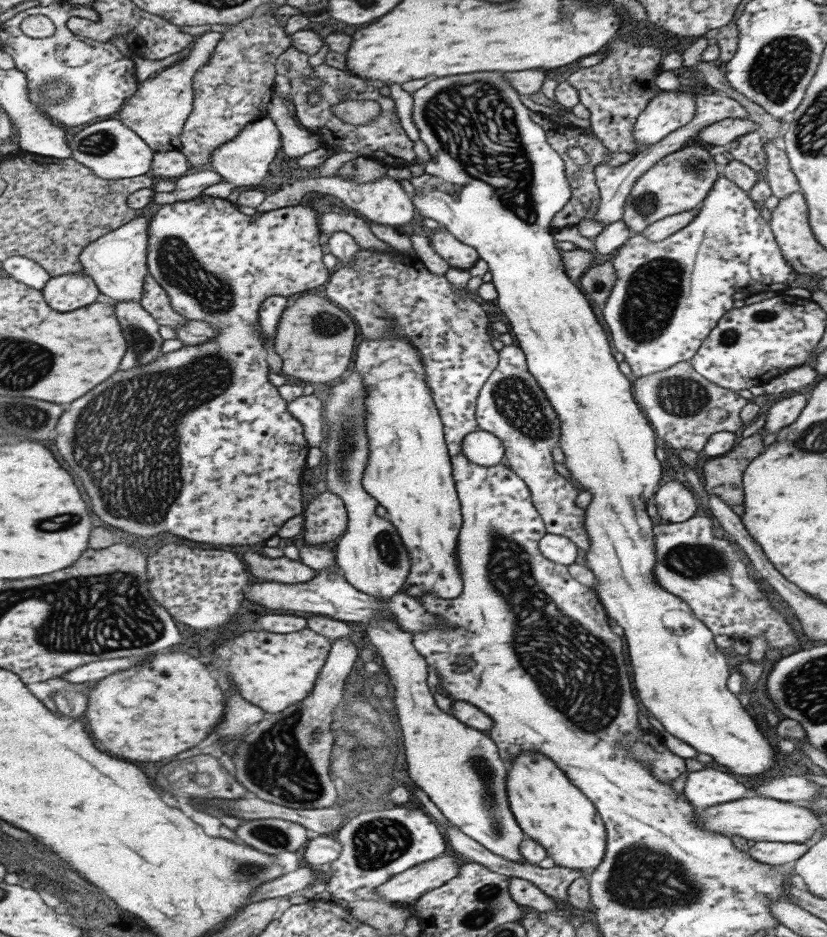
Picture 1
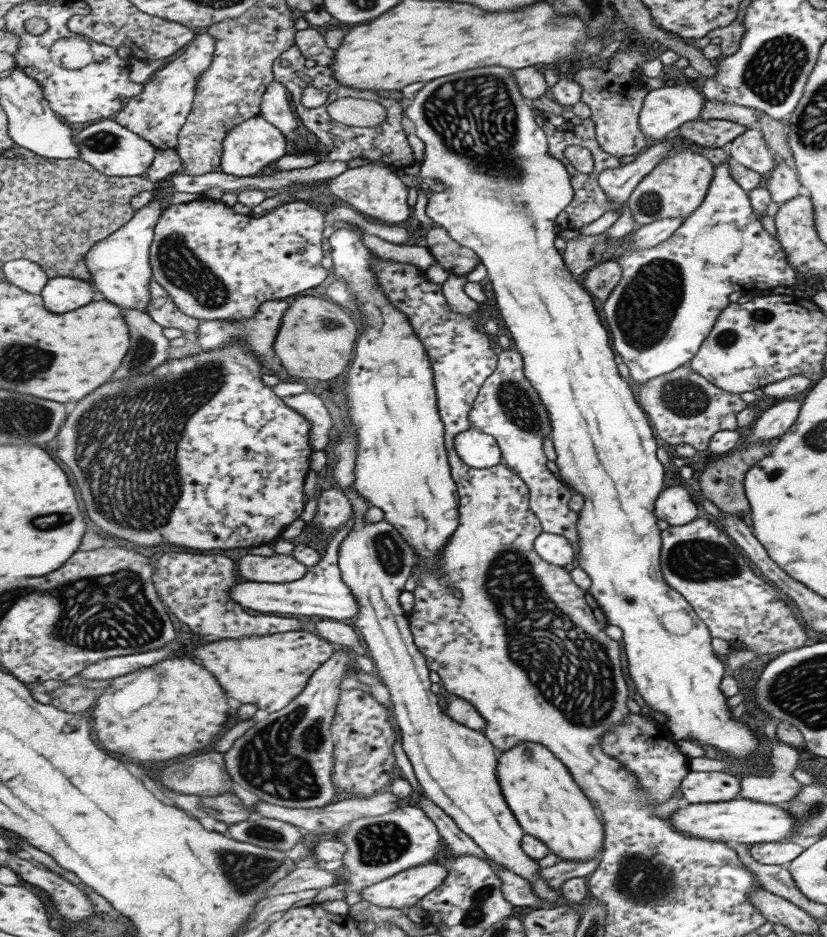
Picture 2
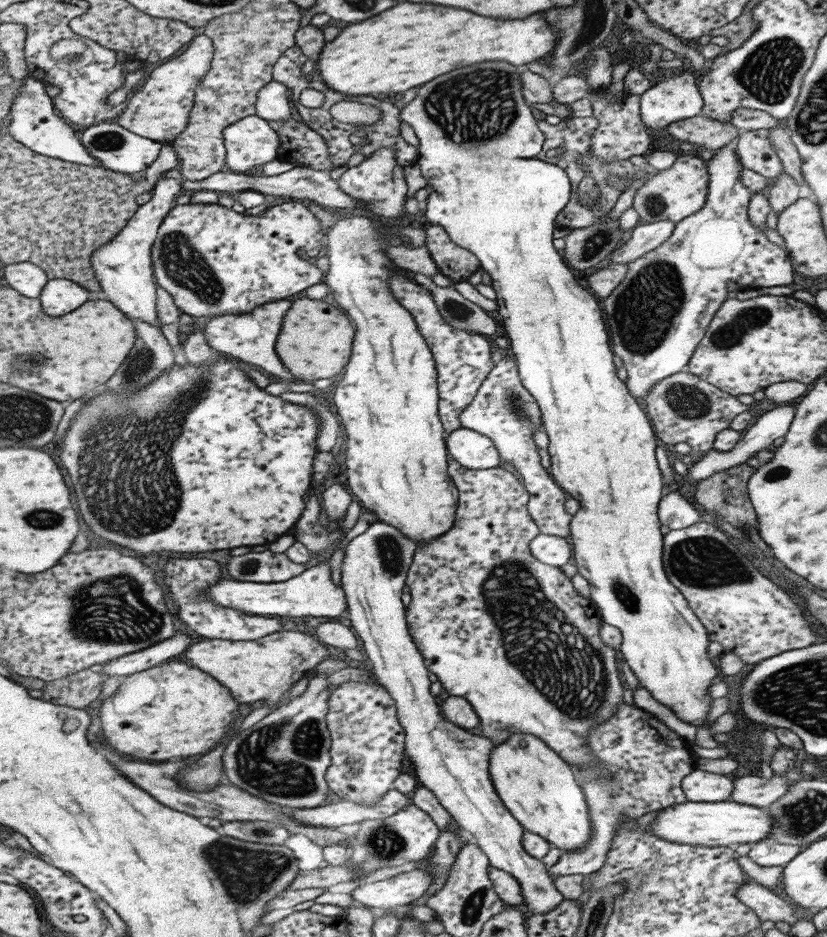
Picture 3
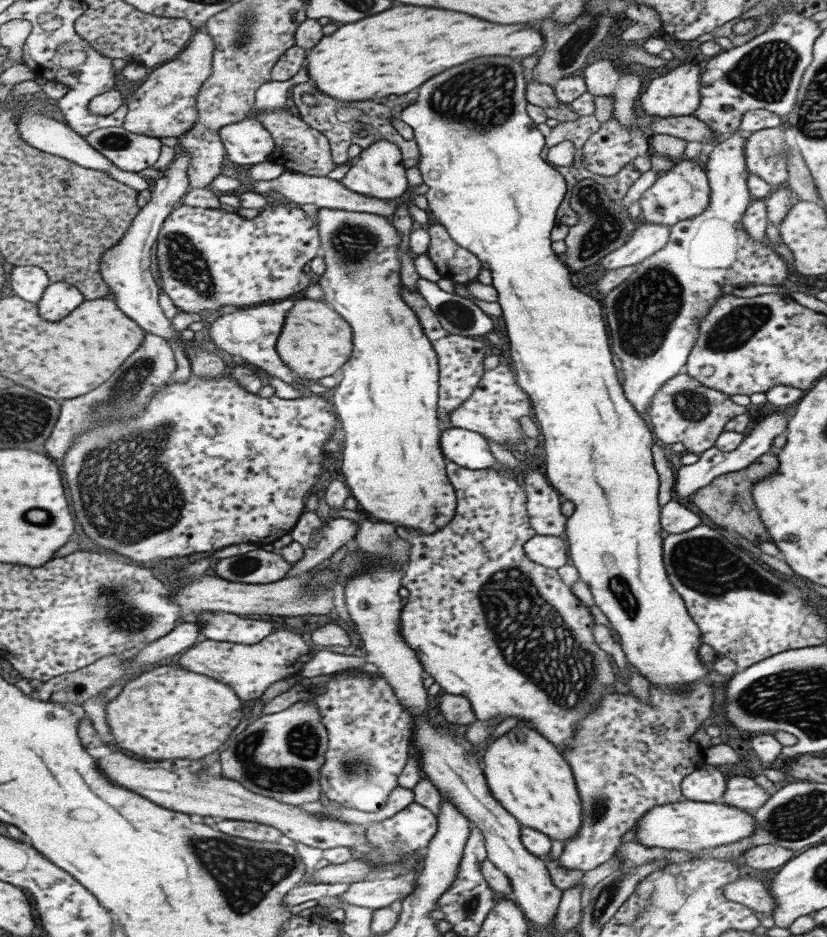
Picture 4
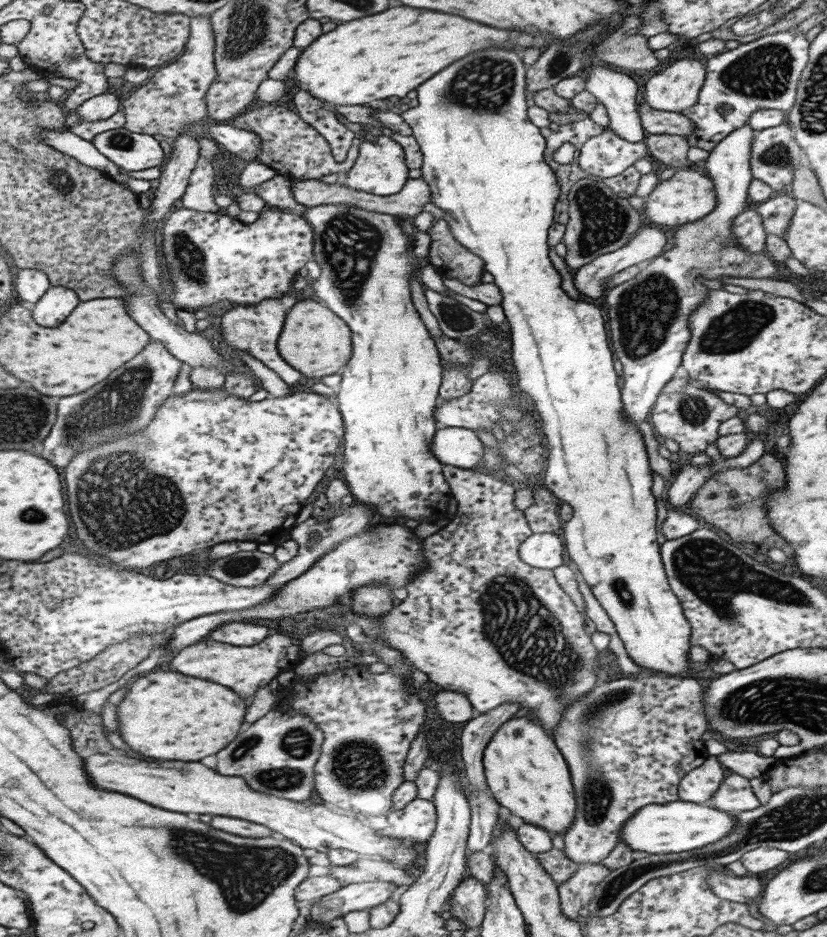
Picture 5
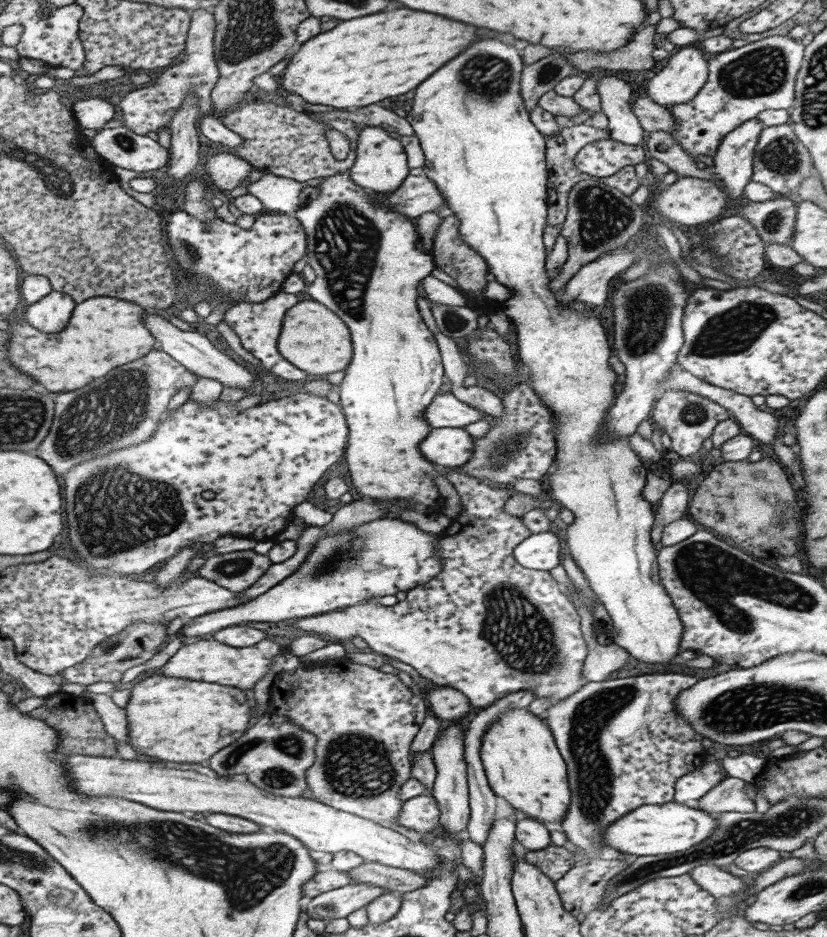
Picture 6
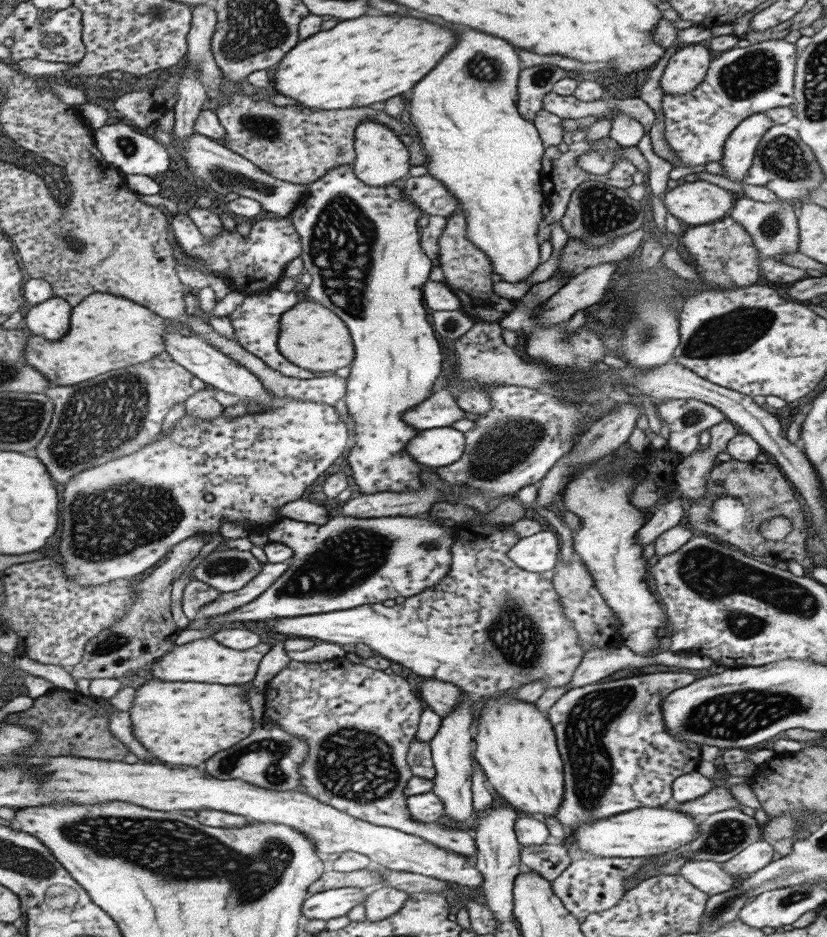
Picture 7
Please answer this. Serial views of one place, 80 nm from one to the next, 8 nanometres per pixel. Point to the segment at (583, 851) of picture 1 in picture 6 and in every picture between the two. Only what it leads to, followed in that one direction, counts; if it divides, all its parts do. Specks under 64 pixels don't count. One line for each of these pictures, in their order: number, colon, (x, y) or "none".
2: (540, 793)
3: (539, 790)
4: (530, 778)
5: (524, 771)
6: (521, 762)

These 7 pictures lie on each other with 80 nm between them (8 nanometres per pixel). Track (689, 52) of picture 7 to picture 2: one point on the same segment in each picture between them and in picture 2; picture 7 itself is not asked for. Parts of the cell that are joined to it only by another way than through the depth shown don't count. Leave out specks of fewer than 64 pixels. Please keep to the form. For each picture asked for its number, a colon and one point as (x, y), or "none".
2: (664, 109)
3: (676, 98)
4: (675, 93)
5: (675, 88)
6: (685, 72)

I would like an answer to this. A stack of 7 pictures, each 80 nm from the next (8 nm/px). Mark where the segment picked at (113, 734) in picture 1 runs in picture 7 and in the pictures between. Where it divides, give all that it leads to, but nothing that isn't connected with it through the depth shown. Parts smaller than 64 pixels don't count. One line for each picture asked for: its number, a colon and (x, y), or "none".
2: (174, 707)
3: (170, 710)
4: (167, 712)
5: (166, 714)
6: (174, 719)
7: (180, 722)

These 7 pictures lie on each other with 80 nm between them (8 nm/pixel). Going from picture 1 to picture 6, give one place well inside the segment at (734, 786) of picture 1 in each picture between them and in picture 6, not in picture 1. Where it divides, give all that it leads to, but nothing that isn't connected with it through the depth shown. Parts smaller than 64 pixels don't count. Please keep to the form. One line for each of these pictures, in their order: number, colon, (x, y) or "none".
2: (710, 786)
3: (698, 786)
4: (706, 784)
5: (696, 786)
6: (689, 787)

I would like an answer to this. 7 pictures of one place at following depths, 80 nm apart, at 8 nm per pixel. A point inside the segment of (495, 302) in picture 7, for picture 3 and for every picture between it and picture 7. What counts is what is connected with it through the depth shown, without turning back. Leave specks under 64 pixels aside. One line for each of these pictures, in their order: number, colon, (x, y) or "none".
3: (455, 262)
4: (455, 262)
5: (450, 258)
6: (457, 259)

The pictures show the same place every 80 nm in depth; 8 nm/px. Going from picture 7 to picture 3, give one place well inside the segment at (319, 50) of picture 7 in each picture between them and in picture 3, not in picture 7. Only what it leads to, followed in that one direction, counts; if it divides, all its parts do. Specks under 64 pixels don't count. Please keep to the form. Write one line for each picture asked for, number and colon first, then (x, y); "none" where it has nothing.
3: (405, 47)
4: (395, 52)
5: (390, 54)
6: (363, 61)

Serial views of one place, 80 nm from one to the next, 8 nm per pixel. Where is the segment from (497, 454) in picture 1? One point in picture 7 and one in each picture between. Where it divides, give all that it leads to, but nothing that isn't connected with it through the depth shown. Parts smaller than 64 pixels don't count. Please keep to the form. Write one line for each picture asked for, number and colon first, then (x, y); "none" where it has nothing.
2: (479, 450)
3: (474, 451)
4: (466, 448)
5: (455, 446)
6: (447, 447)
7: (437, 447)

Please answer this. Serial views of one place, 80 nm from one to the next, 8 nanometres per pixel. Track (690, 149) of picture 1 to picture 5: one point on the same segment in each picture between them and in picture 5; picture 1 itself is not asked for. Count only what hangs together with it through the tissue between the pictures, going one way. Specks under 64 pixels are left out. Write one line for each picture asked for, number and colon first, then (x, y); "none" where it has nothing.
2: (676, 186)
3: (672, 194)
4: (683, 192)
5: (689, 195)

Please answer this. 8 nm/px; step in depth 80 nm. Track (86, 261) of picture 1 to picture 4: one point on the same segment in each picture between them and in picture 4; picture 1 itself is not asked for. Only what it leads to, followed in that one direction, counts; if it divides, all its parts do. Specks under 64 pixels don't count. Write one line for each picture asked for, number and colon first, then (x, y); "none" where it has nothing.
2: (121, 264)
3: (125, 267)
4: (127, 268)

